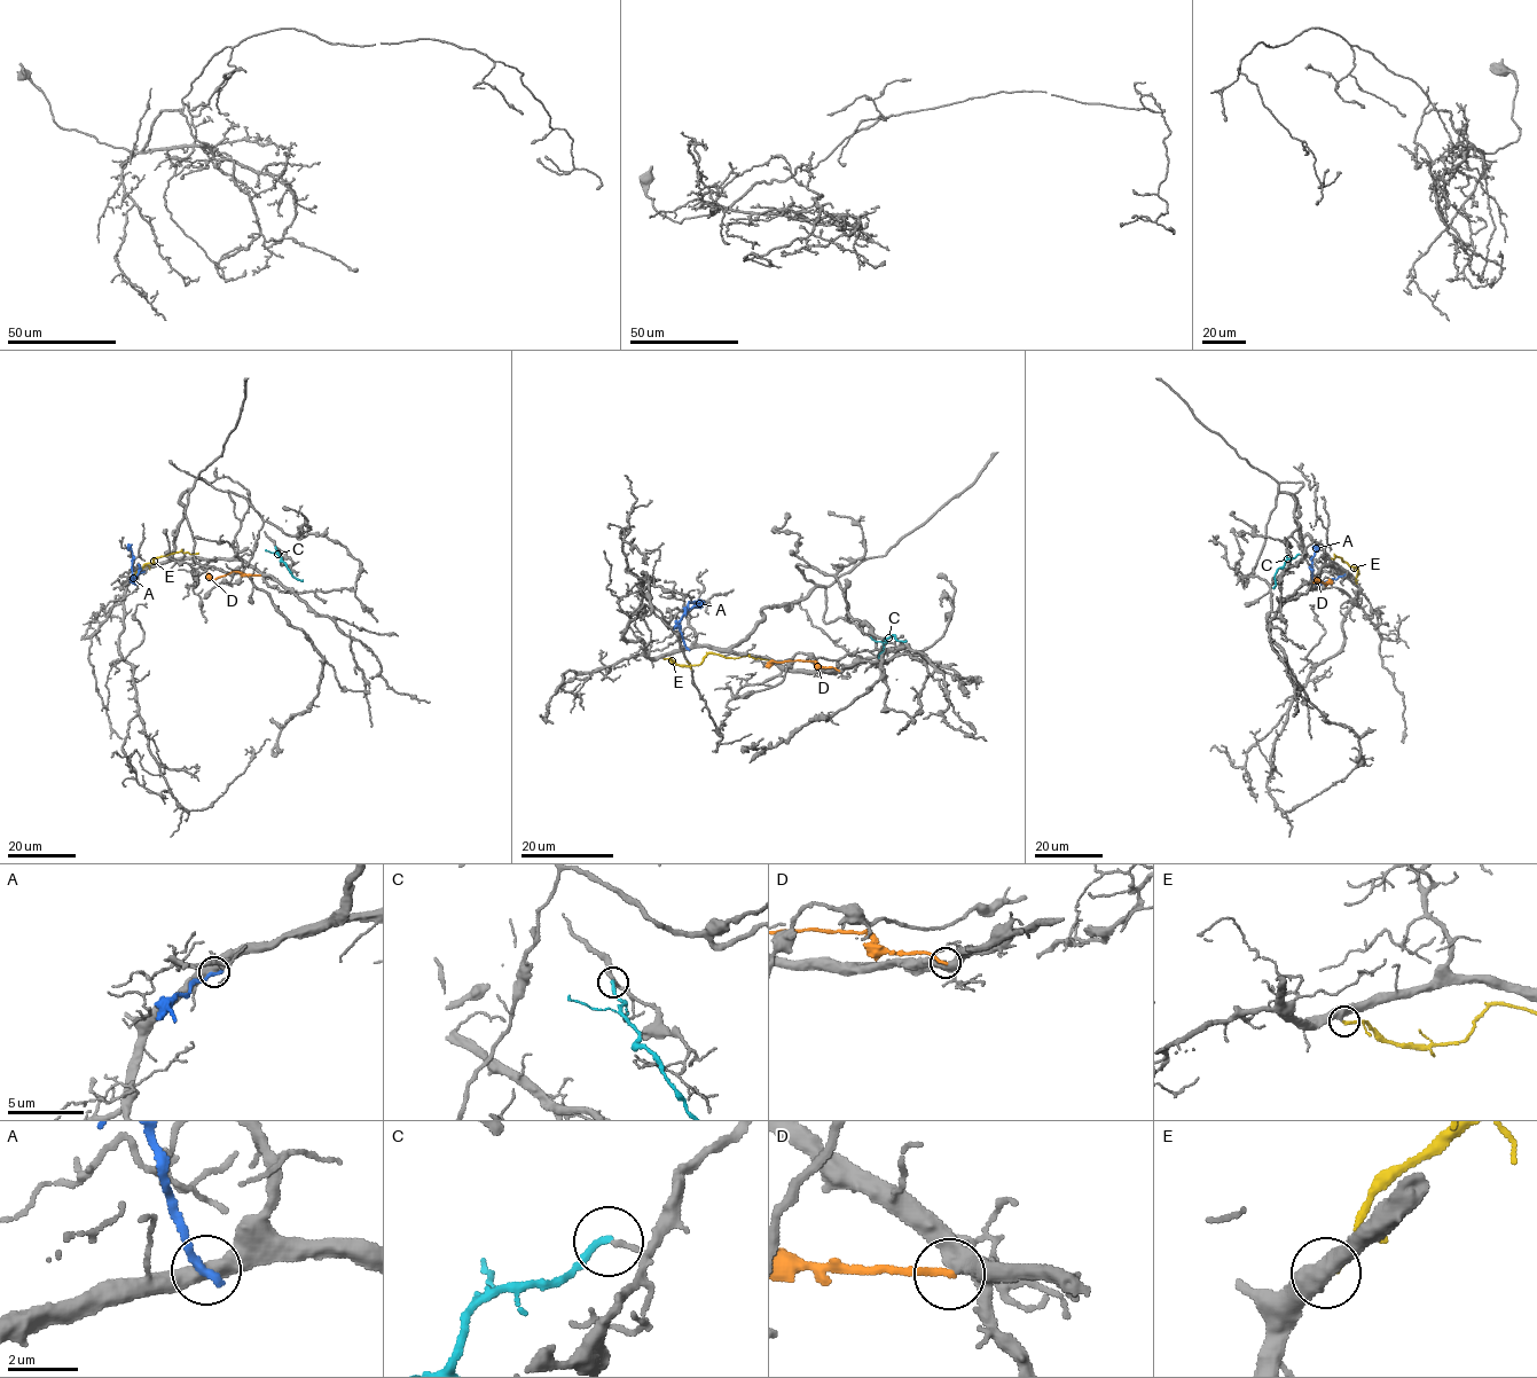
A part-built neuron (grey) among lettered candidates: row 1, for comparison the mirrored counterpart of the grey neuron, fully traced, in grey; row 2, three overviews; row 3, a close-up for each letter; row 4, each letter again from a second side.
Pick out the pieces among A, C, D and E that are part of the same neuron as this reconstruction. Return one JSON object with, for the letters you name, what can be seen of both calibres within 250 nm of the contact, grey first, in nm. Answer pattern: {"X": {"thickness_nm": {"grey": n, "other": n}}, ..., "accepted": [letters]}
{"E": {"thickness_nm": {"grey": 440, "other": 200}}, "accepted": ["E"]}

